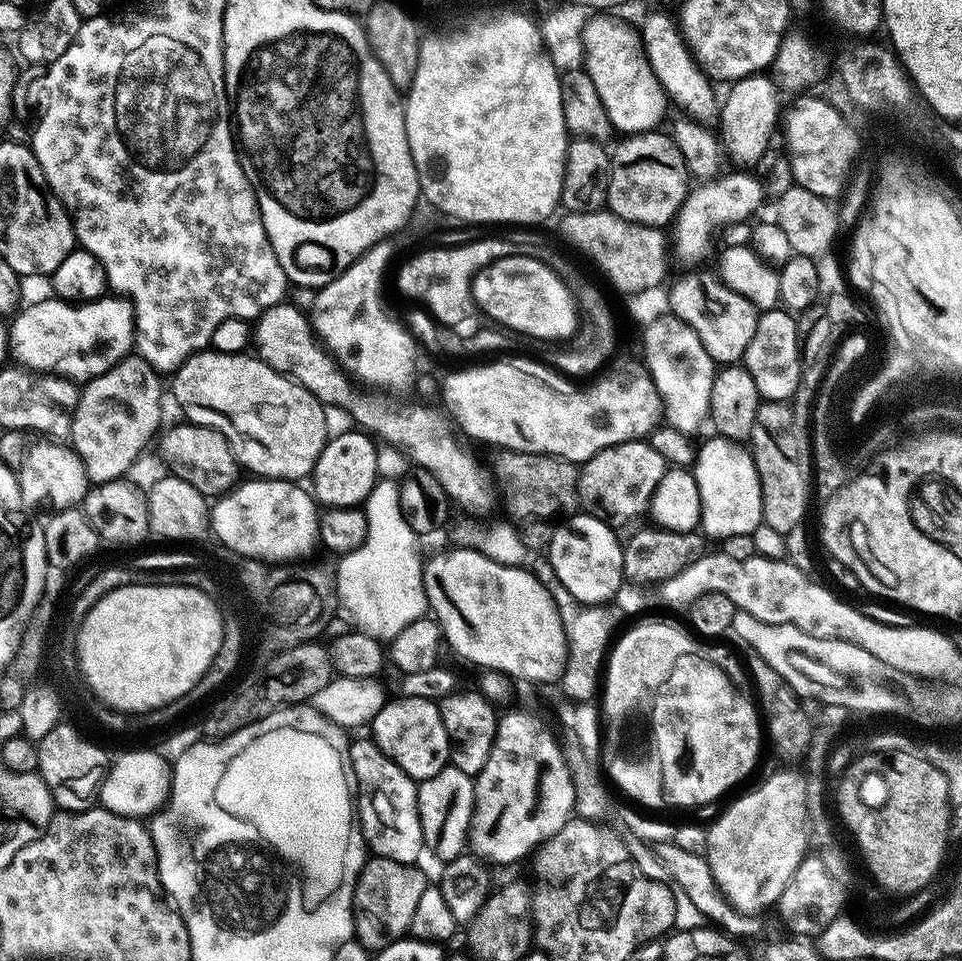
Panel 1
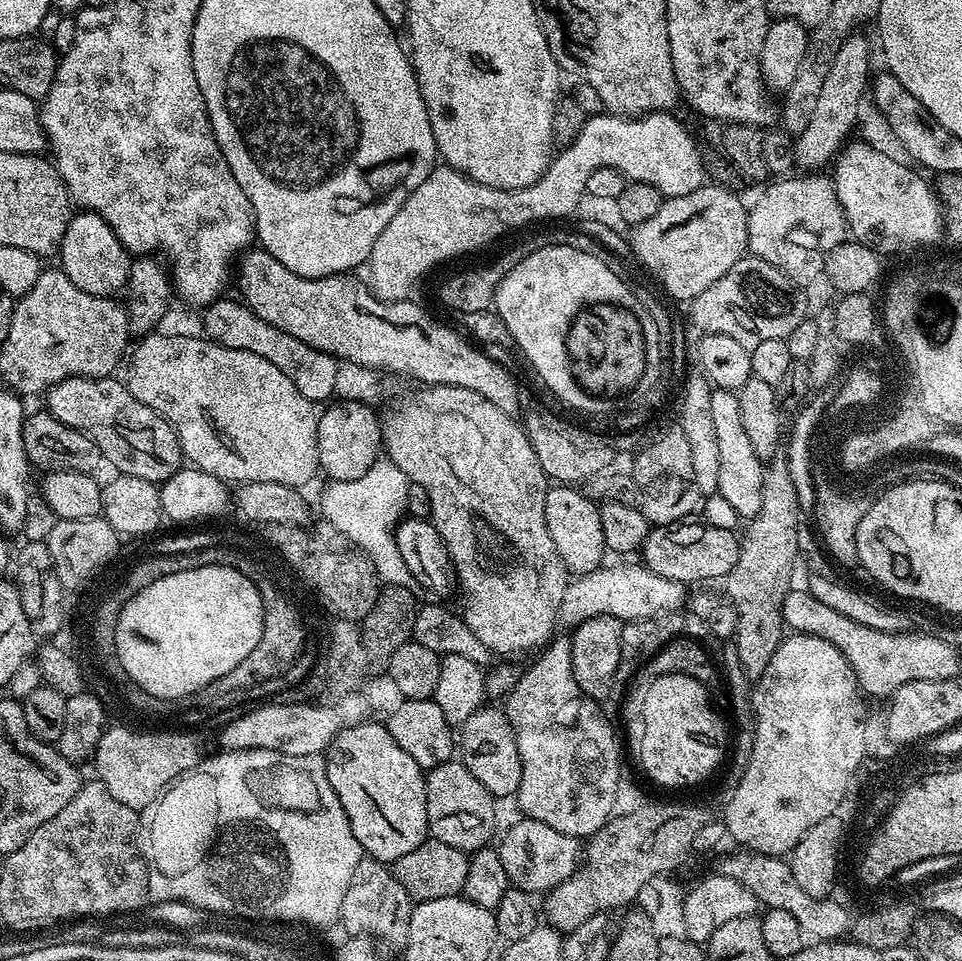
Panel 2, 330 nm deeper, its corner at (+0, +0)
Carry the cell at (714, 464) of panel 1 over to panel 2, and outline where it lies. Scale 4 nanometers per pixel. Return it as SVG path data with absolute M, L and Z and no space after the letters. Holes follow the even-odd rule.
M716 388L710 398L711 420L714 421L714 434L718 438L718 486L716 492L742 518L751 518L758 514L762 506L762 478L765 461L754 454L750 438L742 426L742 414L738 410L738 395L727 388Z

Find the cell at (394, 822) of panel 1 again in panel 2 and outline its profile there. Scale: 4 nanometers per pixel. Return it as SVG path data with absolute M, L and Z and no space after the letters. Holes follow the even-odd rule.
M365 722L352 728L344 728L326 749L326 763L330 786L334 786L334 794L338 794L338 802L342 802L342 810L346 810L346 818L350 822L350 830L354 830L354 838L358 838L361 849L371 859L395 862L402 854L410 854L422 842L429 839L428 815L426 814L426 790L424 789L425 773L394 742L387 727L383 723Z

